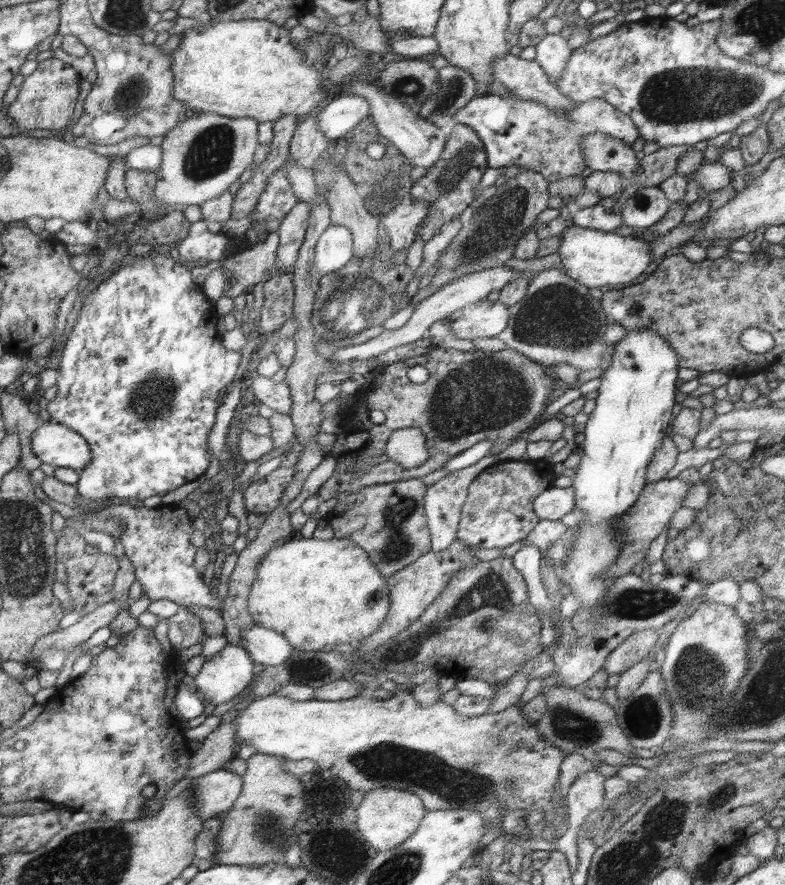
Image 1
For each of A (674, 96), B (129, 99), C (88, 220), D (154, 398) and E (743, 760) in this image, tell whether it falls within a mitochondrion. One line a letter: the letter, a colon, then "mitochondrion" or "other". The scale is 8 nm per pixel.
A: mitochondrion
B: mitochondrion
C: other
D: mitochondrion
E: other

